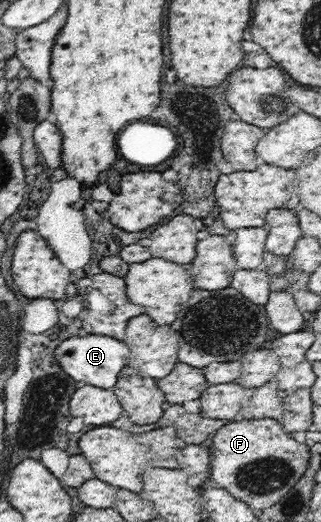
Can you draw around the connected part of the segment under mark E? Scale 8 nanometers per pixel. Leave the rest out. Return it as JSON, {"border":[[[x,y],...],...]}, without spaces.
{"border":[[[94,334],[63,340],[53,353],[64,372],[76,380],[74,384],[90,384],[103,389],[113,388],[117,383],[120,371],[124,367],[130,366],[131,357],[130,349],[125,341]]]}

